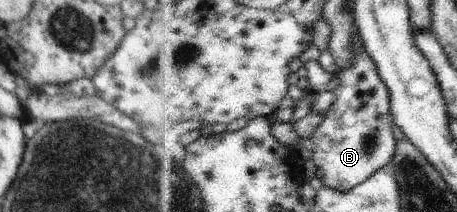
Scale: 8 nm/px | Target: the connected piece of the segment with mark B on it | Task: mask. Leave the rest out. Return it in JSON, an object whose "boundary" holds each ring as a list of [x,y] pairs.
{"boundary":[[[359,32],[355,36],[354,62],[353,67],[344,72],[344,86],[338,90],[336,106],[331,108],[326,120],[312,134],[315,143],[313,160],[317,165],[317,177],[324,182],[324,186],[343,193],[349,193],[364,184],[377,172],[392,163],[400,141],[394,136],[394,128],[392,128],[395,118],[392,112],[391,90],[382,78],[375,58],[367,51],[366,44]]]}

